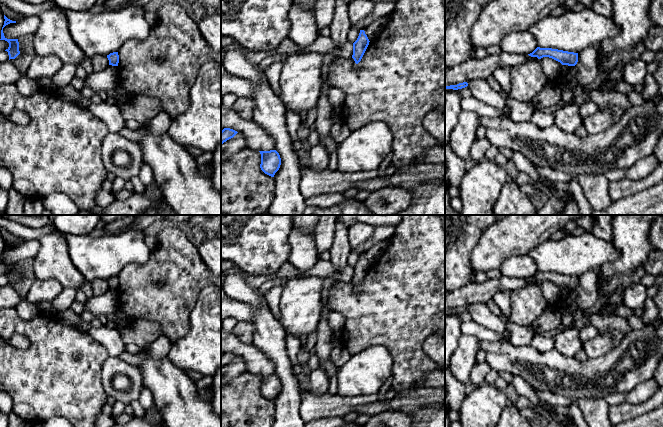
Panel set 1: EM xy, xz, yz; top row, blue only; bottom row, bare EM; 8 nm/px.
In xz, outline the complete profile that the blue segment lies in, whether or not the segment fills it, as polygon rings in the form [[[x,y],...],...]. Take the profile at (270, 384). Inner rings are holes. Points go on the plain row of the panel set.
[[[276,374],[259,376],[261,378],[261,394],[265,398],[274,401],[275,397],[279,394],[281,389],[281,382],[279,377]]]

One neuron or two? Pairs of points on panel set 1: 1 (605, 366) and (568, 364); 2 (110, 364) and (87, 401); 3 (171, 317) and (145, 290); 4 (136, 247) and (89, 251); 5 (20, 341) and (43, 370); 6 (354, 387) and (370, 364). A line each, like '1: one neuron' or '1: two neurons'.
1: one neuron
2: two neurons
3: one neuron
4: one neuron
5: two neurons
6: one neuron

